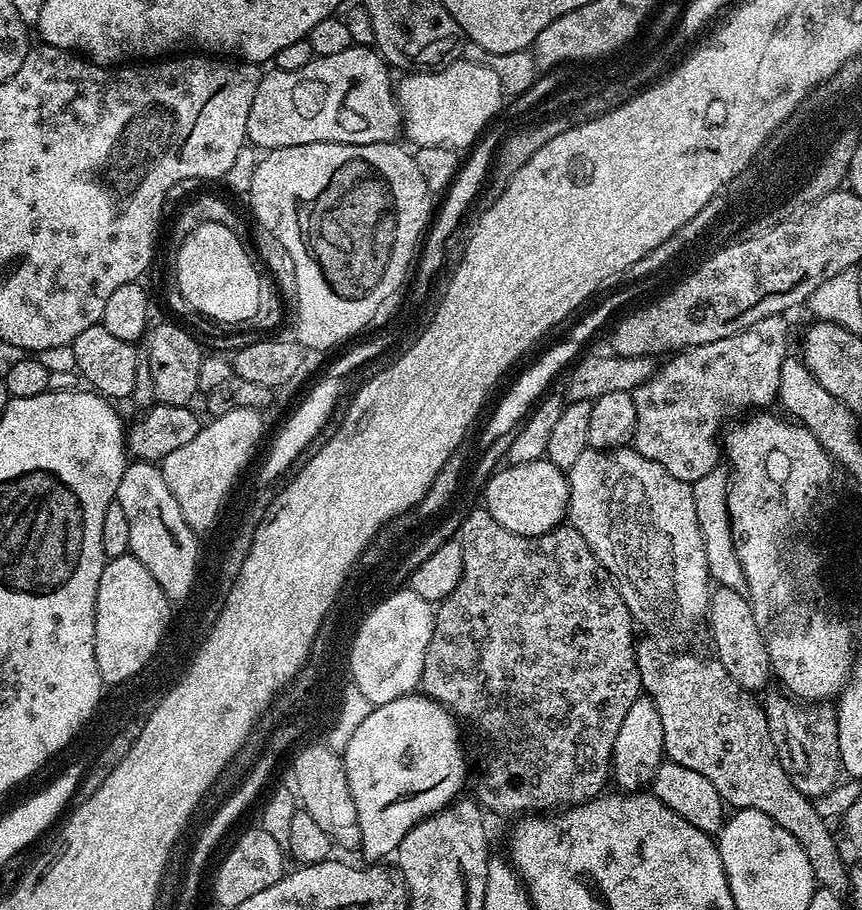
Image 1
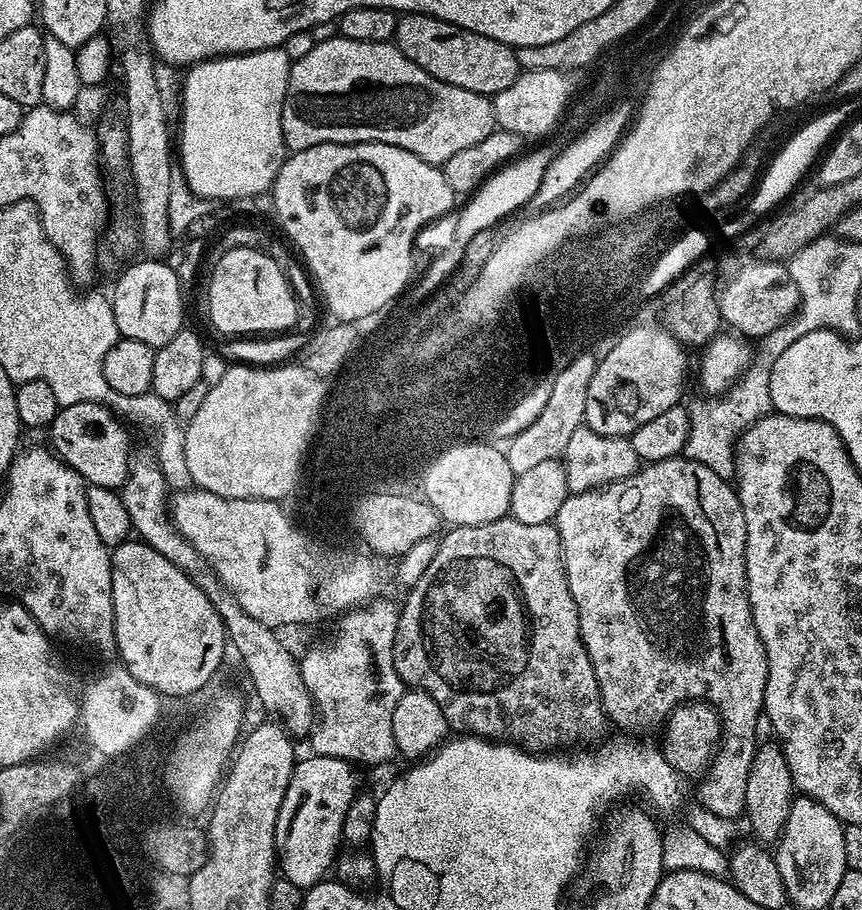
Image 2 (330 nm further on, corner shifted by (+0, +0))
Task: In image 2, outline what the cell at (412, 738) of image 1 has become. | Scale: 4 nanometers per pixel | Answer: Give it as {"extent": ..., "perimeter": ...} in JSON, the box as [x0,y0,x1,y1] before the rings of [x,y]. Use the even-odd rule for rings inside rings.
{"extent":[276,754,358,890],"perimeter":[[[308,754],[308,757],[297,759],[294,770],[290,774],[290,786],[286,786],[286,798],[282,798],[282,806],[278,810],[278,822],[276,823],[276,855],[278,868],[283,879],[294,882],[301,890],[311,890],[313,886],[321,883],[324,876],[329,875],[334,861],[338,855],[338,849],[342,844],[344,831],[342,822],[346,818],[346,810],[350,802],[358,795],[356,788],[357,769],[346,760]]]}

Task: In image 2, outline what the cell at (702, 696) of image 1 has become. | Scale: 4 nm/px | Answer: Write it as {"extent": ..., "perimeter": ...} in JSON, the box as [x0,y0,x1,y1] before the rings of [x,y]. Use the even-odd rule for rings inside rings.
{"extent":[555,456,766,820],"perimeter":[[[671,456],[665,460],[654,460],[645,463],[633,476],[605,484],[603,488],[591,488],[588,492],[569,494],[558,510],[555,521],[566,582],[570,586],[570,594],[578,606],[578,626],[580,637],[586,646],[586,654],[590,658],[590,666],[594,666],[594,678],[598,678],[598,690],[604,703],[604,714],[609,721],[617,724],[617,729],[628,734],[640,734],[643,728],[659,729],[668,716],[680,704],[688,701],[704,701],[715,708],[720,716],[719,747],[708,765],[708,769],[699,781],[700,789],[696,796],[700,804],[712,816],[720,820],[732,820],[735,816],[745,815],[747,775],[750,774],[751,760],[754,758],[758,738],[756,727],[759,726],[764,710],[766,694],[766,650],[762,646],[762,638],[758,638],[758,630],[754,626],[752,607],[746,586],[746,518],[742,518],[742,506],[736,496],[736,489],[729,481],[718,478],[710,466],[702,466],[702,462],[687,460],[685,456]]]}

